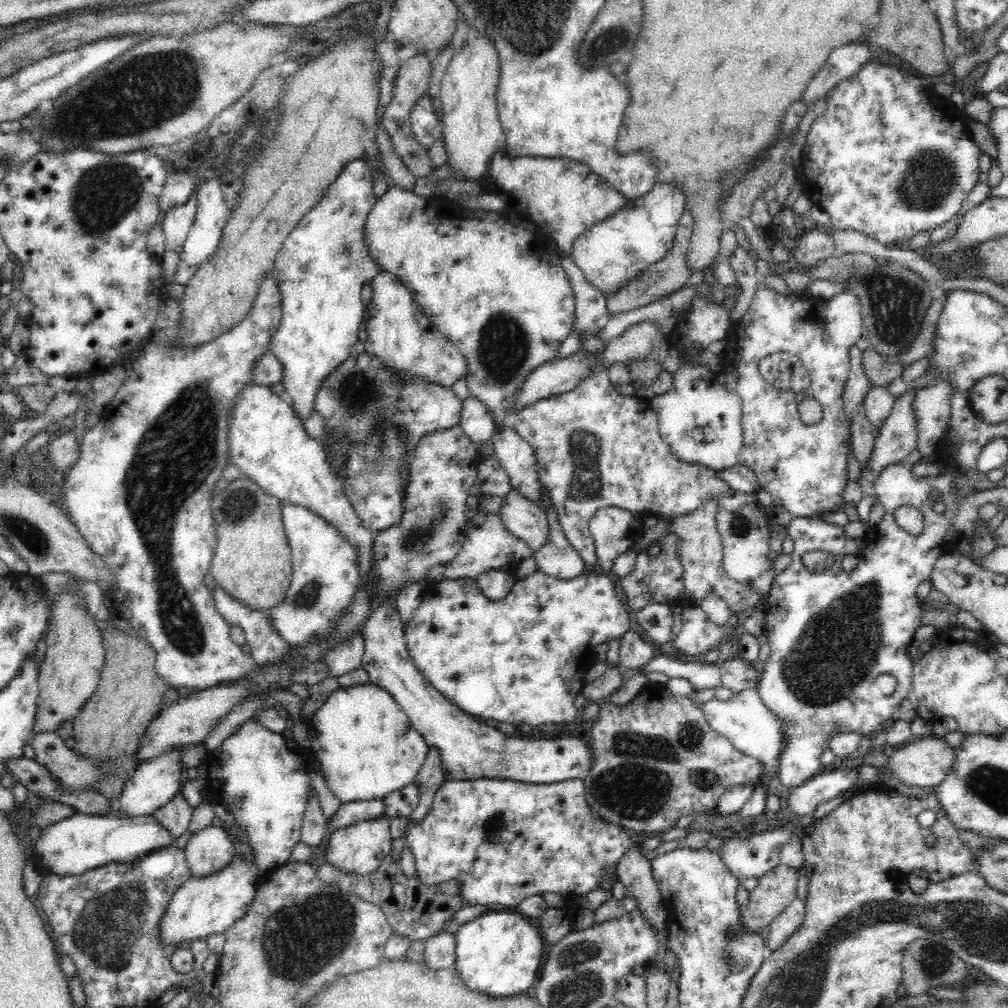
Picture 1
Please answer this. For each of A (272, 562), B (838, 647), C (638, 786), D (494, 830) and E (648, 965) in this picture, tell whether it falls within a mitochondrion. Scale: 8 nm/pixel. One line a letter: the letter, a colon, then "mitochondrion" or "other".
A: other
B: mitochondrion
C: mitochondrion
D: mitochondrion
E: other

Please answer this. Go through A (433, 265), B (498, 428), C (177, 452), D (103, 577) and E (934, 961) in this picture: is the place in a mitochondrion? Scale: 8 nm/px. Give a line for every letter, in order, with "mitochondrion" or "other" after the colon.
A: other
B: other
C: mitochondrion
D: other
E: mitochondrion

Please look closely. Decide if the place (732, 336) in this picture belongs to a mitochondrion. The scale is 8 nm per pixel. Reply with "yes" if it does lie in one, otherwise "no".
no

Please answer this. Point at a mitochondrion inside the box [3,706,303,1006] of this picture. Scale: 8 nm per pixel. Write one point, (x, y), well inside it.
(111, 950)

